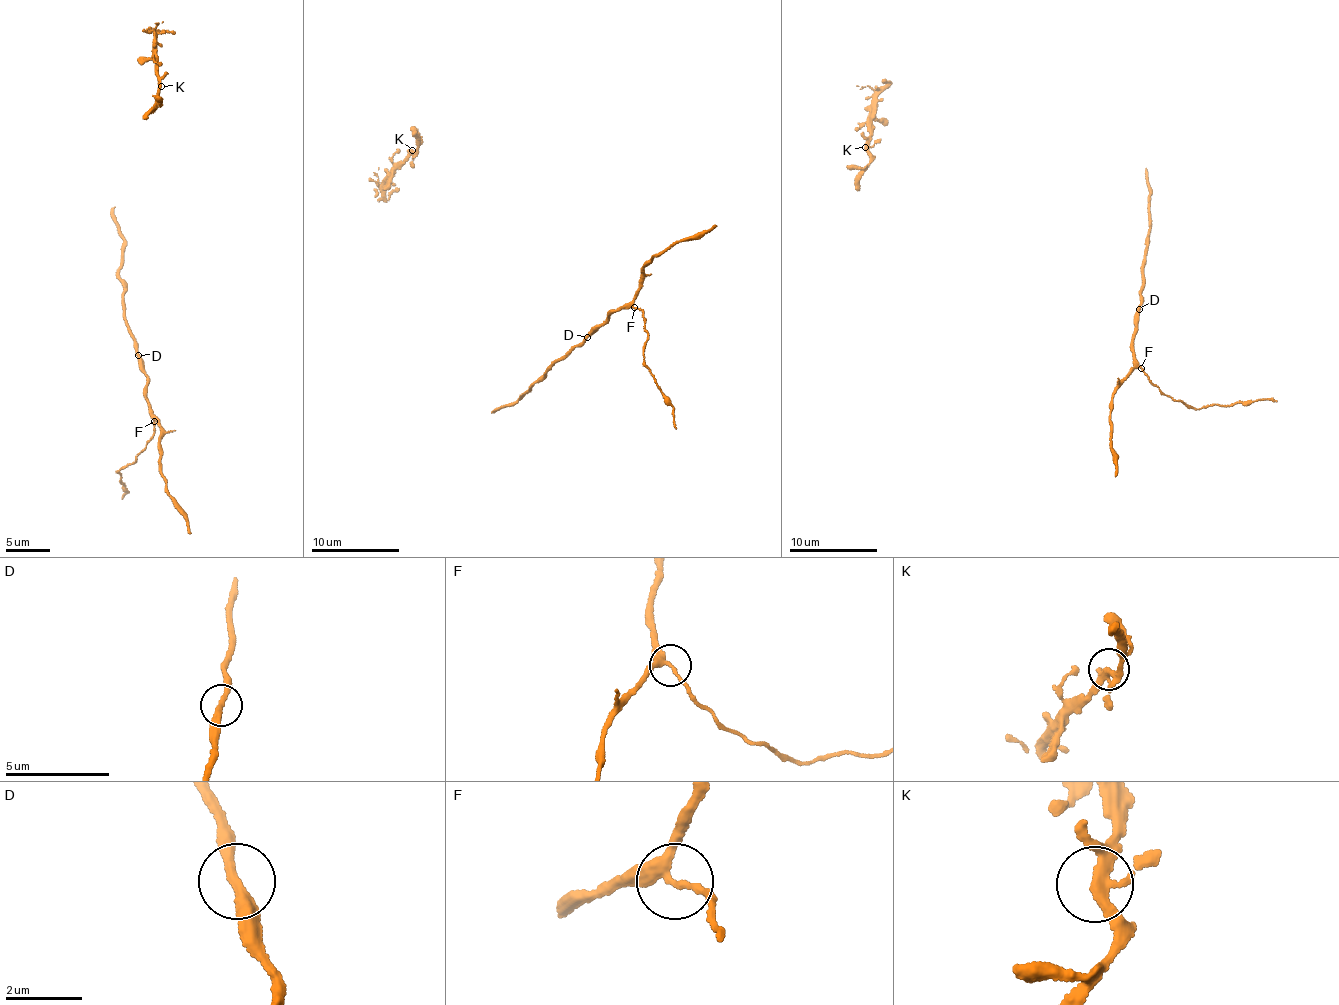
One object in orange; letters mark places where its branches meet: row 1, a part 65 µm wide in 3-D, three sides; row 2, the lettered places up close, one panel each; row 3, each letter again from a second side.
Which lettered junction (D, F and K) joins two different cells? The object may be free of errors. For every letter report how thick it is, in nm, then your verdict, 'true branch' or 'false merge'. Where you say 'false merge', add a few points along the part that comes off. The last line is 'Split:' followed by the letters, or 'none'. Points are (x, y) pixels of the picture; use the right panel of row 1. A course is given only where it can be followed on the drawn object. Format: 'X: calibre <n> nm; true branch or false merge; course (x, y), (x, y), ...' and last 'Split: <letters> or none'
D: calibre 280 nm; true branch
F: calibre 260 nm; true branch
K: calibre 240 nm; true branch
Split: none

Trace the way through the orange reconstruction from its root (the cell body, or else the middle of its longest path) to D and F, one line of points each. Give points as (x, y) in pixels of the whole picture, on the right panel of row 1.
D: (1148, 195), (1149, 228), (1139, 309)
F: (1148, 195), (1148, 239), (1144, 255), (1138, 323), (1133, 335), (1134, 363), (1140, 368)

